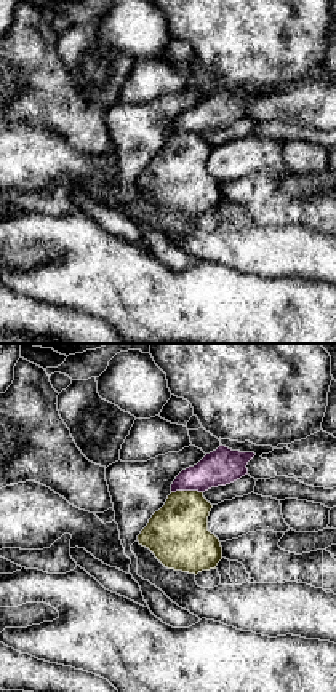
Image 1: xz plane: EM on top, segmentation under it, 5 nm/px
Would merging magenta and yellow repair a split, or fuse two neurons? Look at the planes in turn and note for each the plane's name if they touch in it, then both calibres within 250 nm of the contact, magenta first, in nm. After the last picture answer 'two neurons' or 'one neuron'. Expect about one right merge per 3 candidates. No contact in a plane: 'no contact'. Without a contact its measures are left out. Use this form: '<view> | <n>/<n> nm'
xz | 180/300 nm

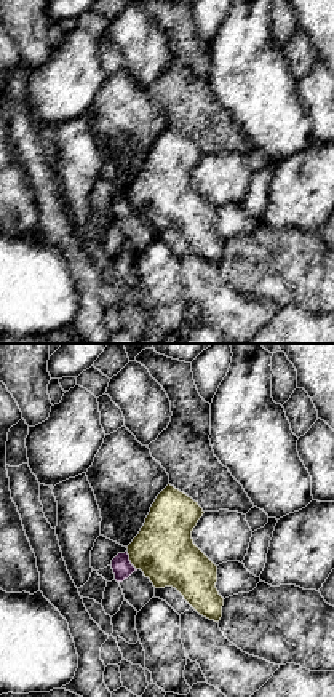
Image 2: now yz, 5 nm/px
yz | 100/300 nm

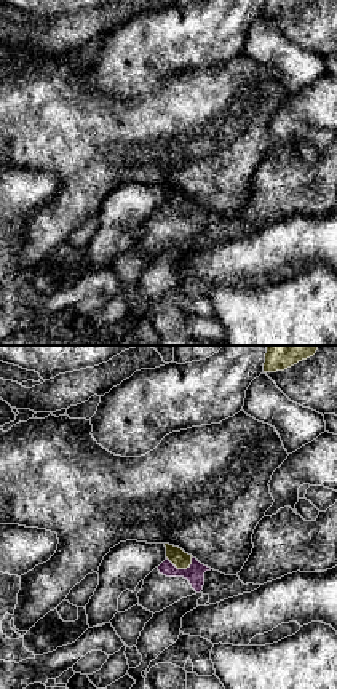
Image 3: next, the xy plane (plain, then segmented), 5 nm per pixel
xy | 100/90 nm

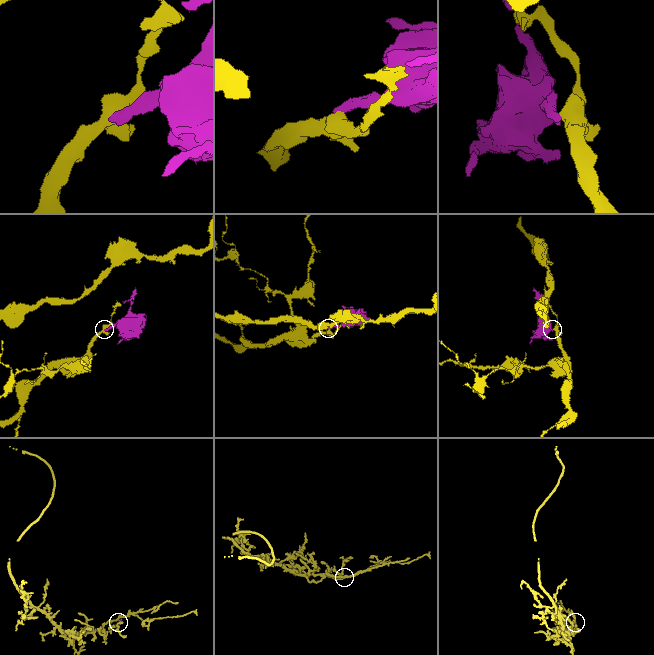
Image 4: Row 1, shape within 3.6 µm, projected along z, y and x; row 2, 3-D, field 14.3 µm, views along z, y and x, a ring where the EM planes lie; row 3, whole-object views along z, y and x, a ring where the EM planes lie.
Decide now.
two neurons

